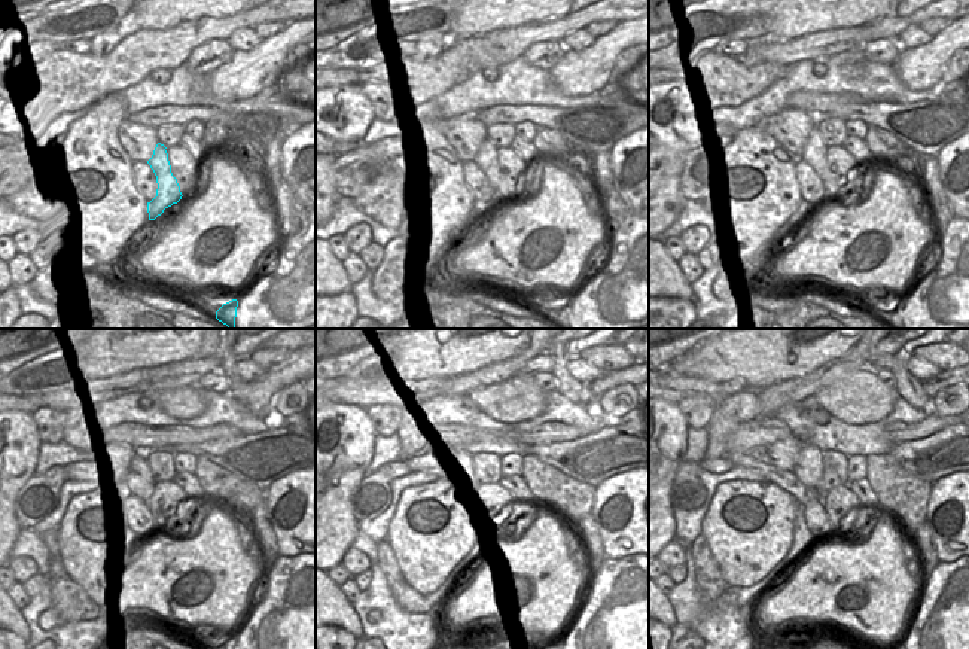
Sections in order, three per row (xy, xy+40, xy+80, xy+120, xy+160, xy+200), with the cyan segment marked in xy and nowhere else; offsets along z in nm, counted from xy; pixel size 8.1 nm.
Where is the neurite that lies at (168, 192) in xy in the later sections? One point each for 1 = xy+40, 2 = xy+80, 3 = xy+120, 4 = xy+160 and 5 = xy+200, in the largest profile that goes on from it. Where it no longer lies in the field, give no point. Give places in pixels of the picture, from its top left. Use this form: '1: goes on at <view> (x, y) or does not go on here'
1: goes on at xy+40 (503, 188)
2: goes on at xy+80 (814, 152)
3: goes on at xy+120 (142, 475)
4: goes on at xy+160 (478, 472)
5: goes on at xy+200 (808, 469)

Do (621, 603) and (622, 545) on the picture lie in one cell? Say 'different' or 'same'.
different

